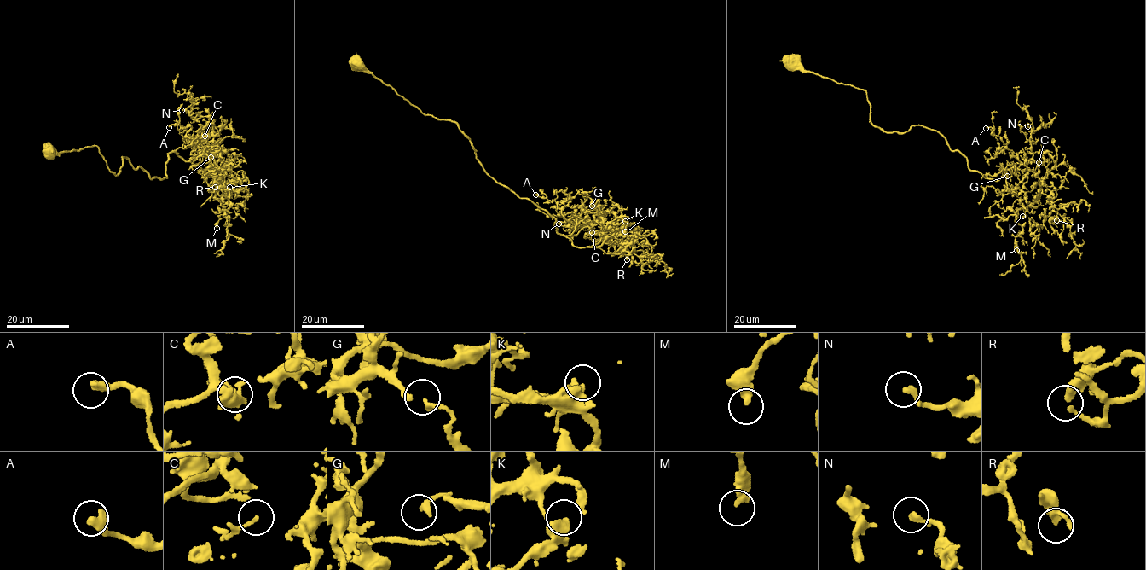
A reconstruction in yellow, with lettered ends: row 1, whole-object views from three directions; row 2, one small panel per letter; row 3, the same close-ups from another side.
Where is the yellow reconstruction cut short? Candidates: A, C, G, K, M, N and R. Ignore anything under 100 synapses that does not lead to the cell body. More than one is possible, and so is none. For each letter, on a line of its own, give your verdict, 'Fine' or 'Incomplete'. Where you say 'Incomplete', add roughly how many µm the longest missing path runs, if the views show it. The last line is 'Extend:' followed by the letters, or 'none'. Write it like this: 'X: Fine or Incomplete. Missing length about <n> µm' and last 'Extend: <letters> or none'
A: Fine
C: Fine
G: Fine
K: Fine
M: Fine
N: Fine
R: Fine
Extend: none

